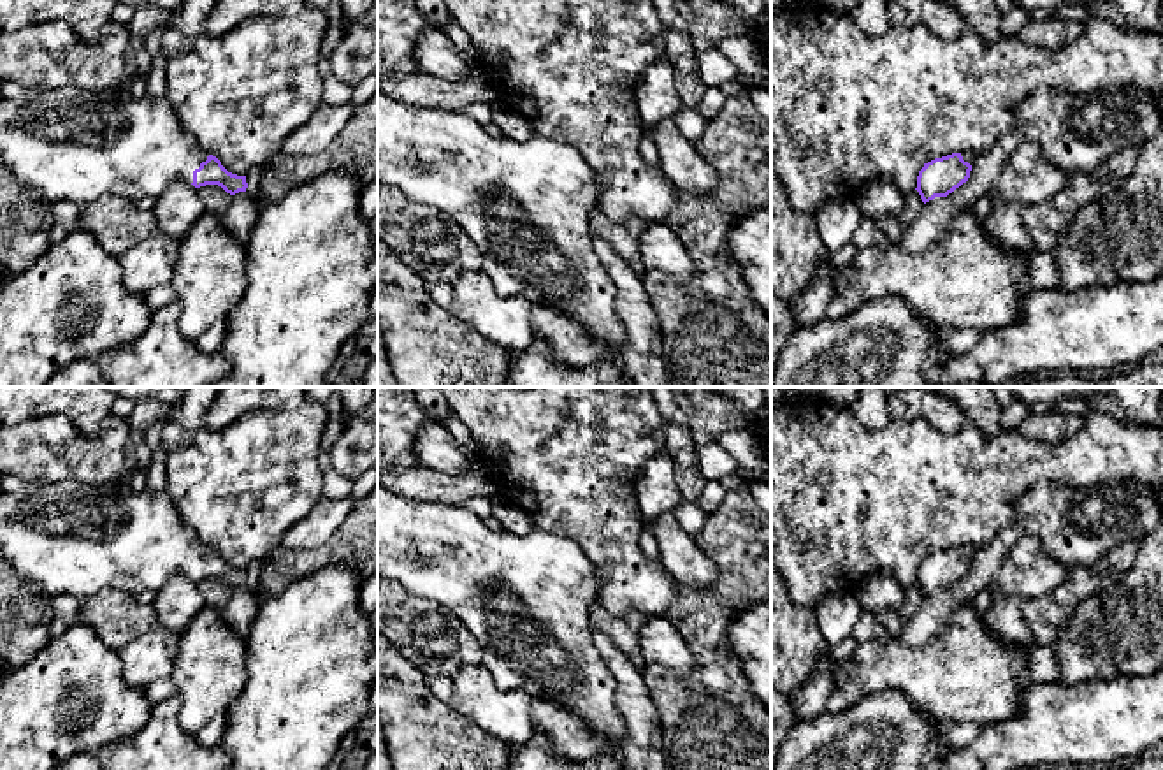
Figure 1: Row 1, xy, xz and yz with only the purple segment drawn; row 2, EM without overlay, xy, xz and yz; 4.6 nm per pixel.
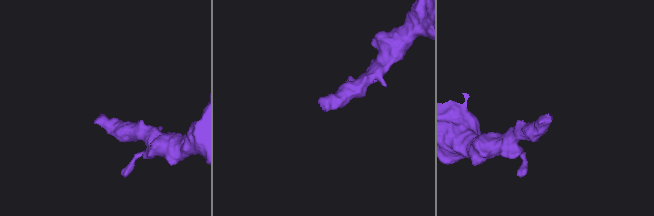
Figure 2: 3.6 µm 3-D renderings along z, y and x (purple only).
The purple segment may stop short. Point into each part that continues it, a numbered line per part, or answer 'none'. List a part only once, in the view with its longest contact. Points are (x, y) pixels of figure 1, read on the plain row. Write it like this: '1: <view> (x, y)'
1: xy (67, 537)

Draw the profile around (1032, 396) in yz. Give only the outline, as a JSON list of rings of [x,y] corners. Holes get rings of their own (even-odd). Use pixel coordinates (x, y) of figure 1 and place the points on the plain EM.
[[[1012,387],[1014,396],[1029,406],[1059,399],[1087,399],[1109,390],[1110,387]]]

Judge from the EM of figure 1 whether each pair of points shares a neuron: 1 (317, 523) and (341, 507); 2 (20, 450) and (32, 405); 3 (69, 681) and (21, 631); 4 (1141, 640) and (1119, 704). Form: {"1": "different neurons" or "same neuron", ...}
{"1": "same neuron", "2": "different neurons", "3": "different neurons", "4": "different neurons"}

